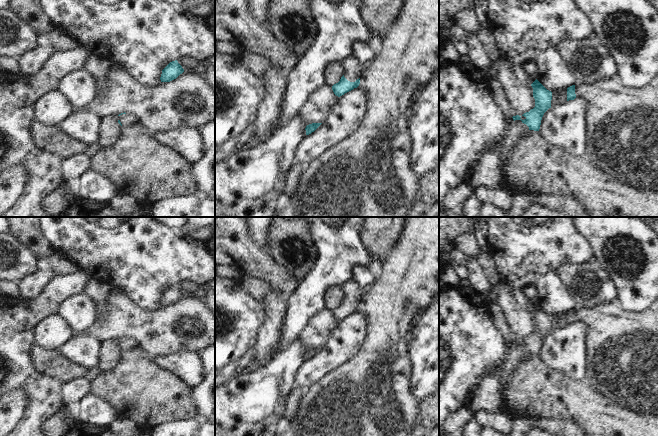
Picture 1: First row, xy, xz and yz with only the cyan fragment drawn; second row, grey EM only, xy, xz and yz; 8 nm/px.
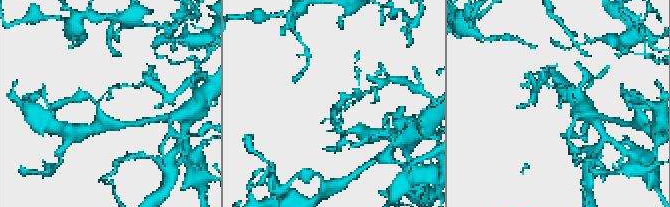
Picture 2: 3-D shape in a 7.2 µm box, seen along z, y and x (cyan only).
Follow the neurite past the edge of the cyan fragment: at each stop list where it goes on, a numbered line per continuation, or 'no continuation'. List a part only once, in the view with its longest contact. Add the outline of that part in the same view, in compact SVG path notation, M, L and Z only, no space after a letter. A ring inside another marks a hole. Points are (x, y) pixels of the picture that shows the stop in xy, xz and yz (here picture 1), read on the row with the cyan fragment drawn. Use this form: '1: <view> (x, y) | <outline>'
1: xz (352, 68) | M354 55L345 57L342 61L343 75L350 81L355 82L362 76L363 64Z

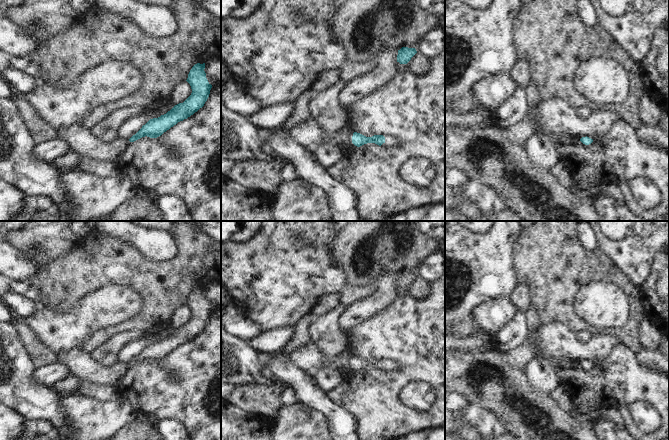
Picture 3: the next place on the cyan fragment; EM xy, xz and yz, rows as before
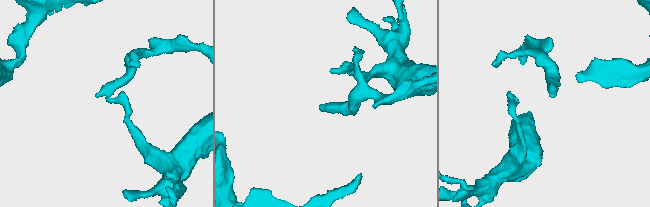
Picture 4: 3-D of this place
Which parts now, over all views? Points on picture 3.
1: xz (345, 134) | M345 126L340 130L338 135L335 138L335 144L341 143L345 141L352 141L353 131L350 129L349 126Z

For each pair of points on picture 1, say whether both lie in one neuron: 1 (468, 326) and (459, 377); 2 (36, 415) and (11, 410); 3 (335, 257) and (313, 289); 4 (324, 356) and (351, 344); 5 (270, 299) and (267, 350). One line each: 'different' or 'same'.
1: same
2: different
3: same
4: same
5: same

